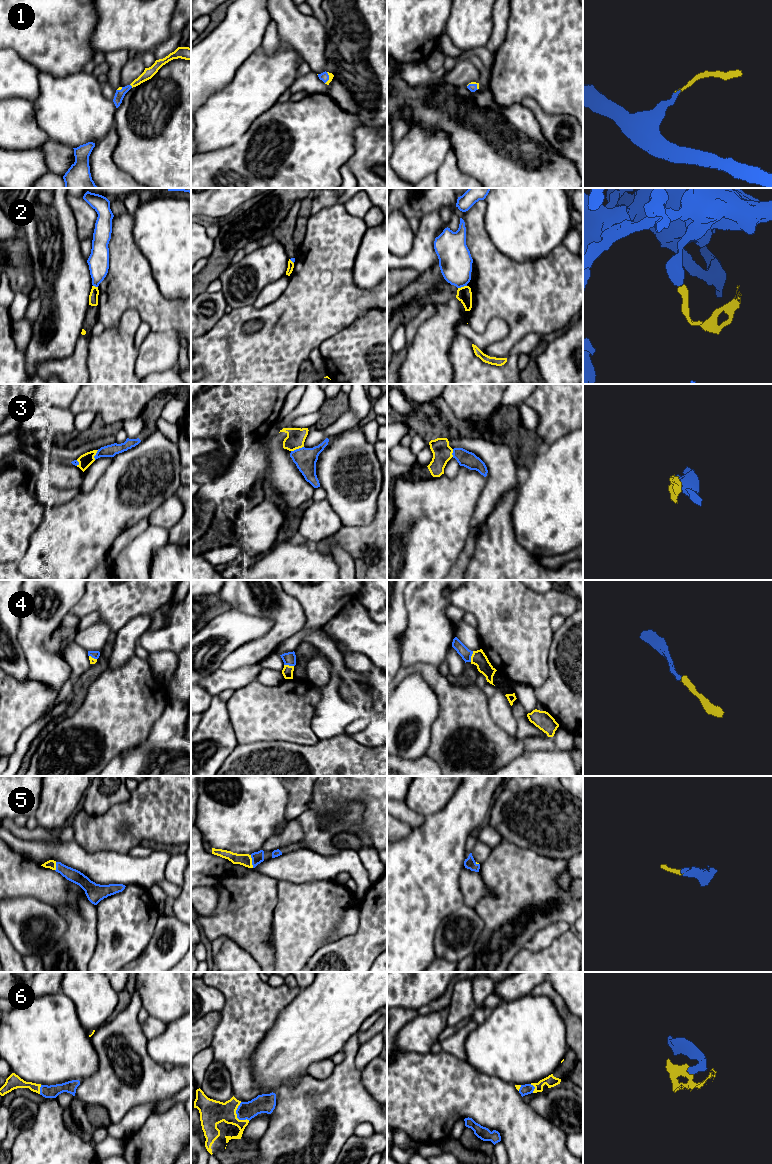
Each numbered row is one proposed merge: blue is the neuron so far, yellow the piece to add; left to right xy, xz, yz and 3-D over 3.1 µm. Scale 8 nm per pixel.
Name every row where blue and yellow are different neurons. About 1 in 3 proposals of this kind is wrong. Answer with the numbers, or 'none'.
2, 3

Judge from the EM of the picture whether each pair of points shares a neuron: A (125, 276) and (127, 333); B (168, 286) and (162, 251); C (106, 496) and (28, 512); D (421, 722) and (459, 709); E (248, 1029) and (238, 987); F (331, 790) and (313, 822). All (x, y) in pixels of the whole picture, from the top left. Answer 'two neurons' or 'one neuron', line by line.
A: two neurons
B: one neuron
C: two neurons
D: two neurons
E: one neuron
F: two neurons

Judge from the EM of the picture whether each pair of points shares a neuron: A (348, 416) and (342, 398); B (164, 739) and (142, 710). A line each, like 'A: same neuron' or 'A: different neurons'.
A: different neurons
B: different neurons

